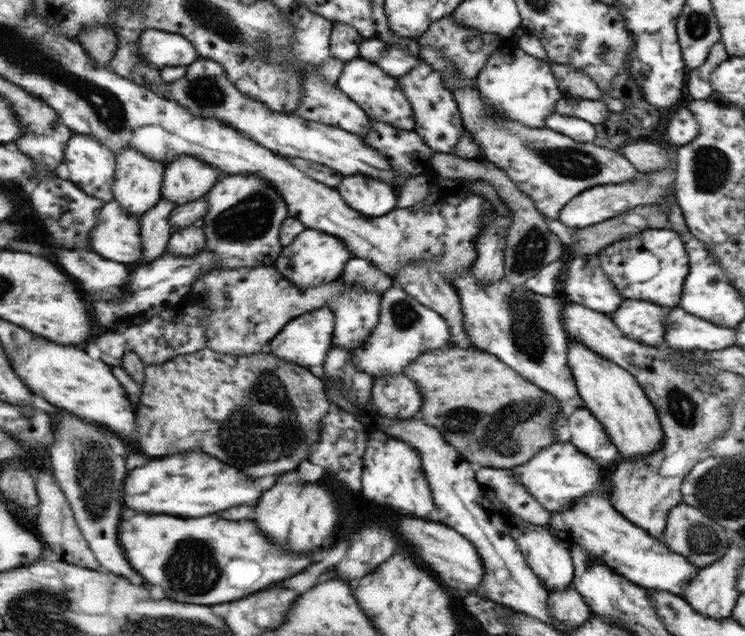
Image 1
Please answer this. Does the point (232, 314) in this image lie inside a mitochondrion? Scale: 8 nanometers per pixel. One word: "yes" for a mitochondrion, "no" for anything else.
no

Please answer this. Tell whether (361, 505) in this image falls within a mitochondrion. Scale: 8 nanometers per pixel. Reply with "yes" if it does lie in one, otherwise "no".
no

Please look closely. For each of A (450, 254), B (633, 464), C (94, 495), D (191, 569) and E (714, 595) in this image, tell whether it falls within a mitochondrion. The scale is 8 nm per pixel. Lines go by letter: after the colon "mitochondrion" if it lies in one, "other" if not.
A: mitochondrion
B: other
C: mitochondrion
D: mitochondrion
E: other

